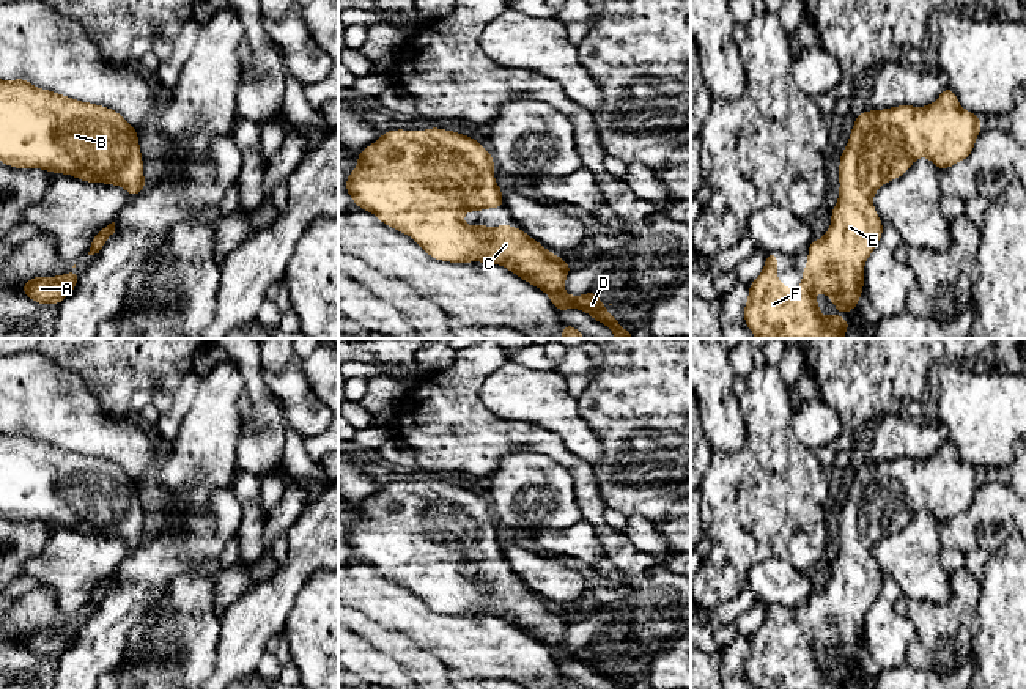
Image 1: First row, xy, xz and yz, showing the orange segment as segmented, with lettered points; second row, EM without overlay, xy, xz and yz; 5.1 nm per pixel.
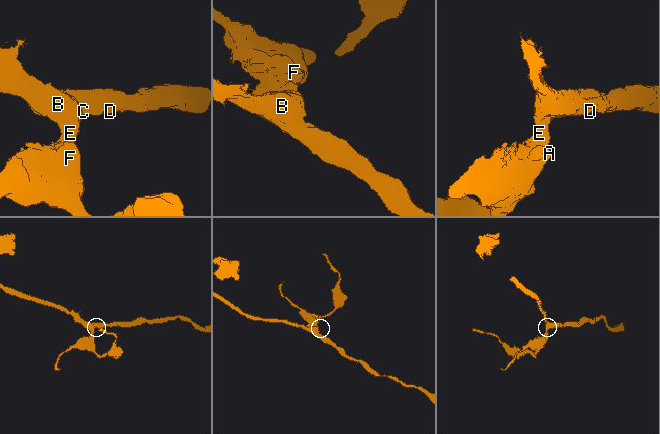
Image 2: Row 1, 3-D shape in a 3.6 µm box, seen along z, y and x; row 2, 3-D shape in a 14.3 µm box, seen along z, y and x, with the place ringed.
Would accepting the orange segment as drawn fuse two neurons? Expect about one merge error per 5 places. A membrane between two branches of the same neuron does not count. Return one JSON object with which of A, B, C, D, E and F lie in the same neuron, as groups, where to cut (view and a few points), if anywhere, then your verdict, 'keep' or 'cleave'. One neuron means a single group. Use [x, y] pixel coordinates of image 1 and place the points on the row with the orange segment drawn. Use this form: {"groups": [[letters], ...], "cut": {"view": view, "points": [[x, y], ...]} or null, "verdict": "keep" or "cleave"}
{"groups": [["A", "B", "C", "D", "E", "F"]], "cut": null, "verdict": "keep"}

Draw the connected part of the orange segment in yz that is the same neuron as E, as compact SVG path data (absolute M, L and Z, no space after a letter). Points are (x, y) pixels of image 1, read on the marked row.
M950 88L925 107L897 105L883 110L862 112L856 116L847 148L840 153L839 200L831 209L831 227L821 239L810 242L801 286L792 291L777 280L777 255L766 253L762 274L749 285L744 305L746 326L755 338L843 338L850 323L836 315L823 316L814 293L826 294L834 307L851 312L864 288L864 264L883 235L883 222L873 208L873 194L881 184L900 178L911 164L925 156L939 170L971 156L982 129L982 120L963 110Z

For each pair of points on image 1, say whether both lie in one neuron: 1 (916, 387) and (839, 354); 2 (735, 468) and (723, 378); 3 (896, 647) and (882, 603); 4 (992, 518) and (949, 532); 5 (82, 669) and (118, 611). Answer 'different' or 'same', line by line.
1: same
2: different
3: same
4: same
5: same

